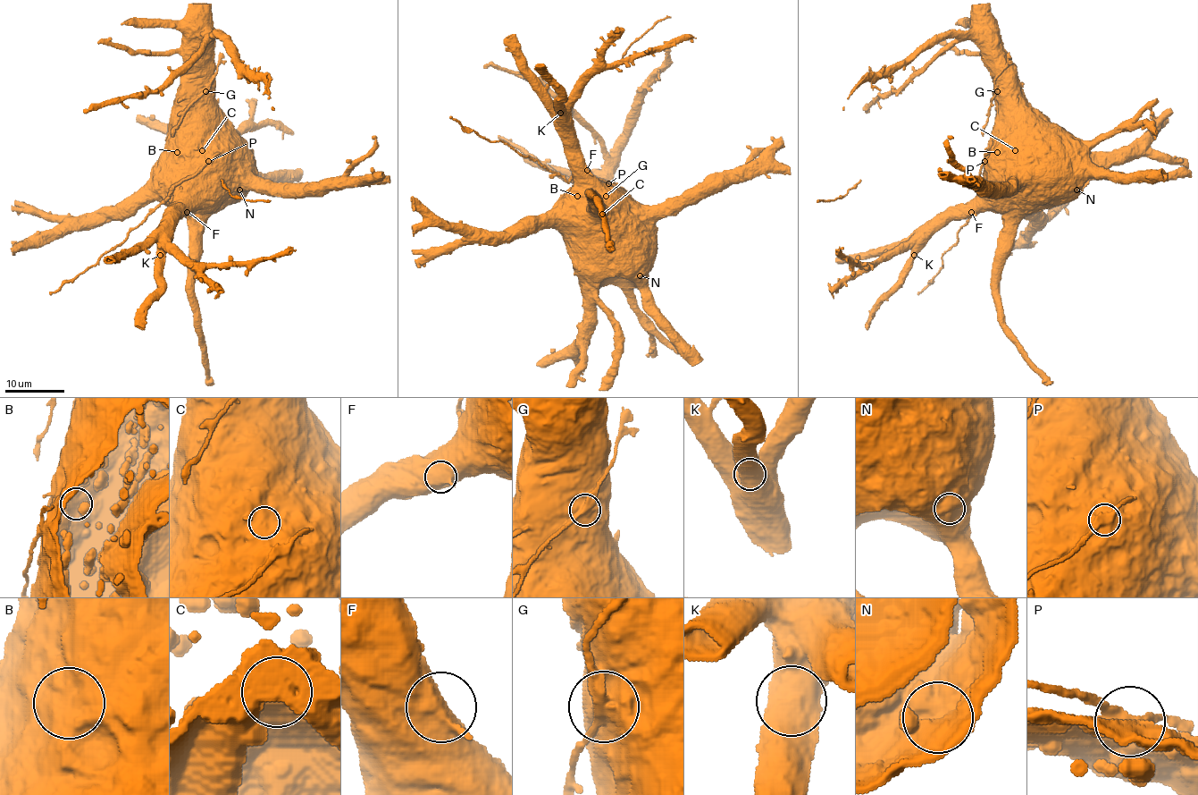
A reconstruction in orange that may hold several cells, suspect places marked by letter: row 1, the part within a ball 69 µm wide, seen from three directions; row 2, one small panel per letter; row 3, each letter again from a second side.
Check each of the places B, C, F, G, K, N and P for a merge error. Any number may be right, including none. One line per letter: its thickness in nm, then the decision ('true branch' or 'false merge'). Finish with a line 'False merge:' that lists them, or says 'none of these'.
B: calibre 550 nm; true branch
C: calibre 360 nm; true branch
F: calibre 550 nm; true branch
G: calibre 650 nm; false merge
K: calibre 800 nm; true branch
N: calibre 600 nm; true branch
P: calibre 550 nm; false merge
False merge: G, P

